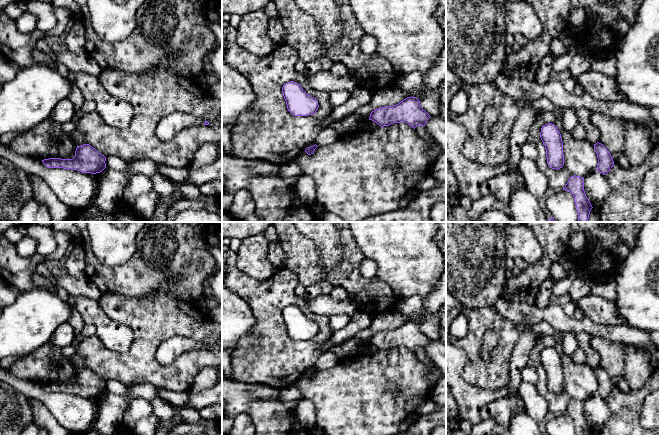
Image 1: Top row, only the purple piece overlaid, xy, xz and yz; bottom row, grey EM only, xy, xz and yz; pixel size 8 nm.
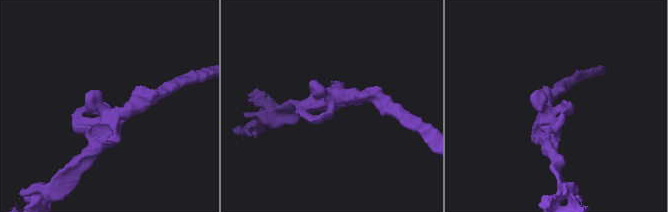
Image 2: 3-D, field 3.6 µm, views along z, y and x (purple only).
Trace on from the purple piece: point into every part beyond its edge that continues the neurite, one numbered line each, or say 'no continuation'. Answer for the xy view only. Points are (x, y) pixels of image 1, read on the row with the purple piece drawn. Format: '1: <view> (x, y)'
no continuation

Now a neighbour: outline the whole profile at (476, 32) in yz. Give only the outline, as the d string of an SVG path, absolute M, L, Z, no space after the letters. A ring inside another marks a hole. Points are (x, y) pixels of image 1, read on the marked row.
M446 0L446 67L466 85L493 83L506 58L505 0Z

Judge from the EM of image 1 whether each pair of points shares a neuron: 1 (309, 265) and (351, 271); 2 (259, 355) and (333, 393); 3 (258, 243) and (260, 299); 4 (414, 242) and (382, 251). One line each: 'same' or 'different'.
1: same
2: different
3: different
4: same

